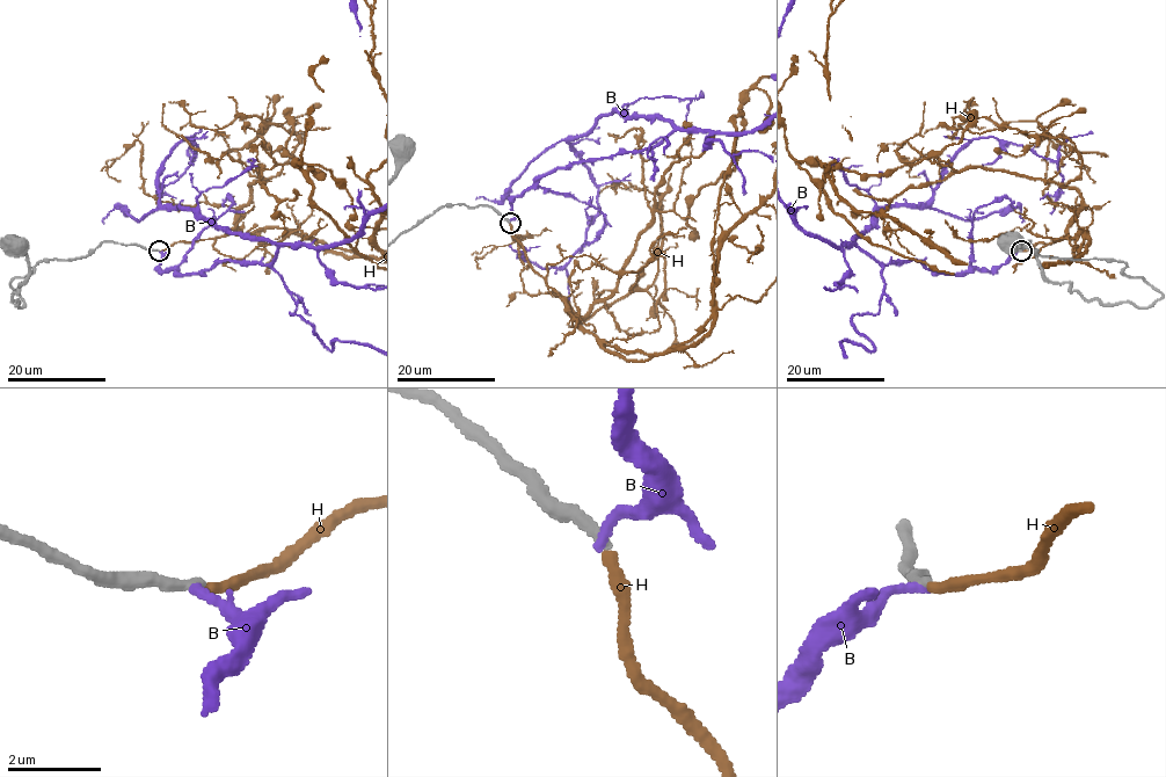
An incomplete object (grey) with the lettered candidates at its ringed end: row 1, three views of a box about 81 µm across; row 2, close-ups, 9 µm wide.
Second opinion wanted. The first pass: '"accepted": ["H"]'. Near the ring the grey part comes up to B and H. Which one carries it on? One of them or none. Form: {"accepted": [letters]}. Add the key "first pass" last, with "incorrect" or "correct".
{"accepted": ["H"], "first pass": "correct"}

